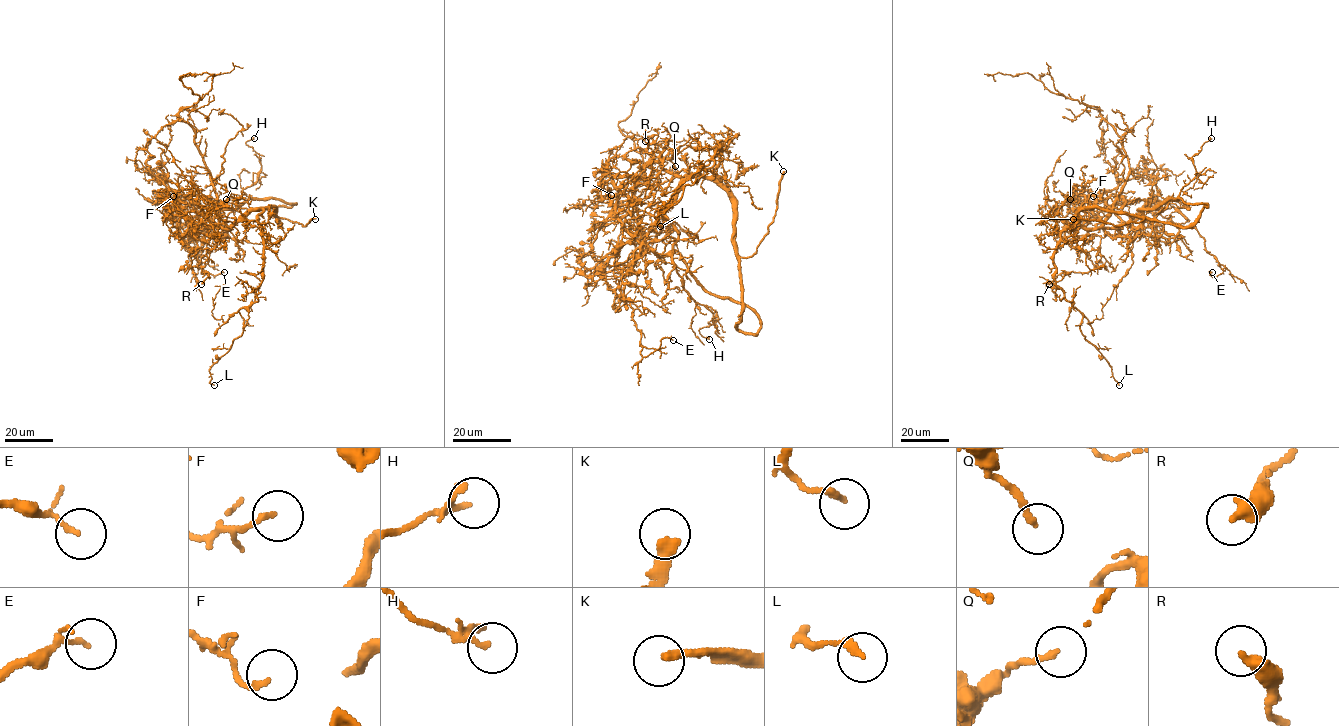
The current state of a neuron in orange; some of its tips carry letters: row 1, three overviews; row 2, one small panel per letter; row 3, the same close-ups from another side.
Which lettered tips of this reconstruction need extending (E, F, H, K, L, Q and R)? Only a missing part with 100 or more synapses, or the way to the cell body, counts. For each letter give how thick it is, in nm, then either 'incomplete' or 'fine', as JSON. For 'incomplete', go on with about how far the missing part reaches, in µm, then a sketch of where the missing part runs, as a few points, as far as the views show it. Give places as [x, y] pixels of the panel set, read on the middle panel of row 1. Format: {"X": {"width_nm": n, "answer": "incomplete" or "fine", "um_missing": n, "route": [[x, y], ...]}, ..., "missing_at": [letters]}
{"E": {"width_nm": 90, "answer": "fine"}, "F": {"width_nm": 140, "answer": "fine"}, "H": {"width_nm": 110, "answer": "fine"}, "K": {"width_nm": 320, "answer": "incomplete", "um_missing": 25, "route": [[783, 171], [785, 127], [799, 119]]}, "L": {"width_nm": 200, "answer": "fine"}, "Q": {"width_nm": 160, "answer": "fine"}, "R": {"width_nm": 360, "answer": "fine"}, "missing_at": ["K"]}

